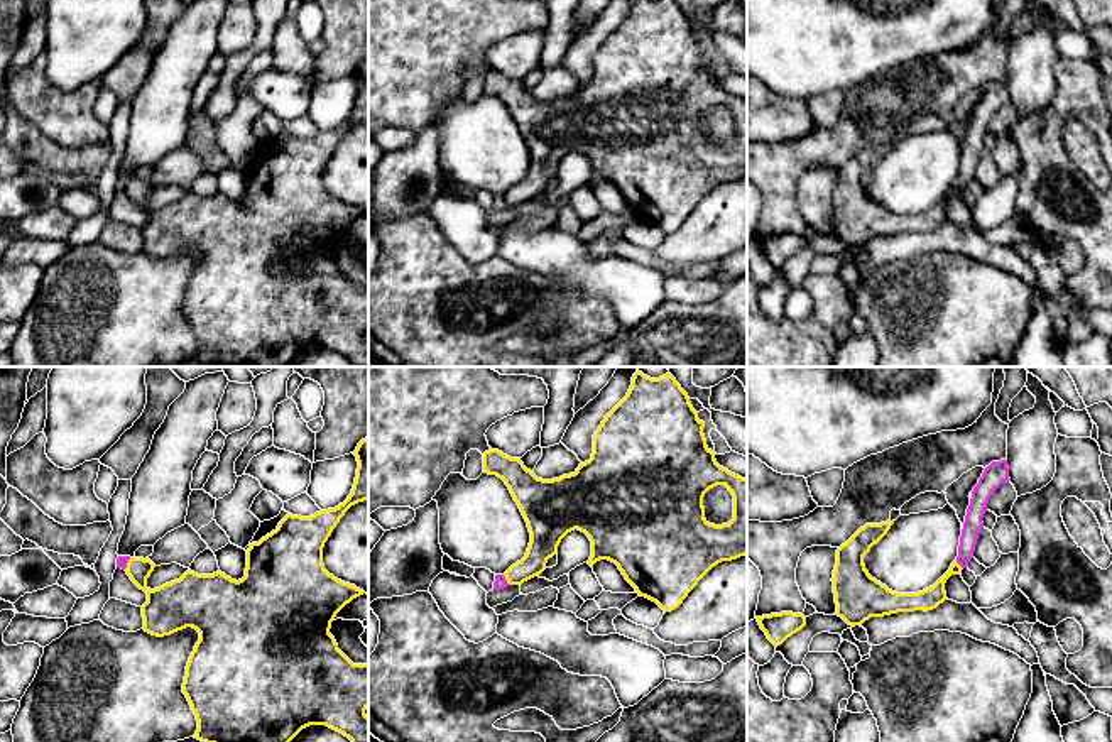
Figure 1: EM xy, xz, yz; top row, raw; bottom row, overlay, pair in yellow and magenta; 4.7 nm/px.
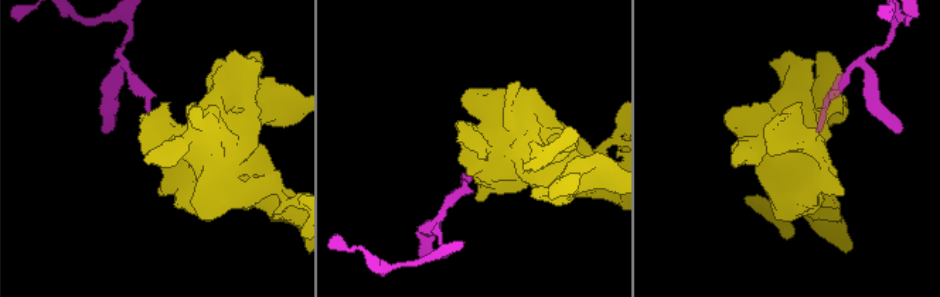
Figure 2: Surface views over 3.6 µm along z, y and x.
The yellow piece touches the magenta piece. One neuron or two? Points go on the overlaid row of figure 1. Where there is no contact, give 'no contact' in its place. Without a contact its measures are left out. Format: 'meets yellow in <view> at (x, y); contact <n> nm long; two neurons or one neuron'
meets yellow in xz at (506, 578); contact 60 nm long; two neurons

